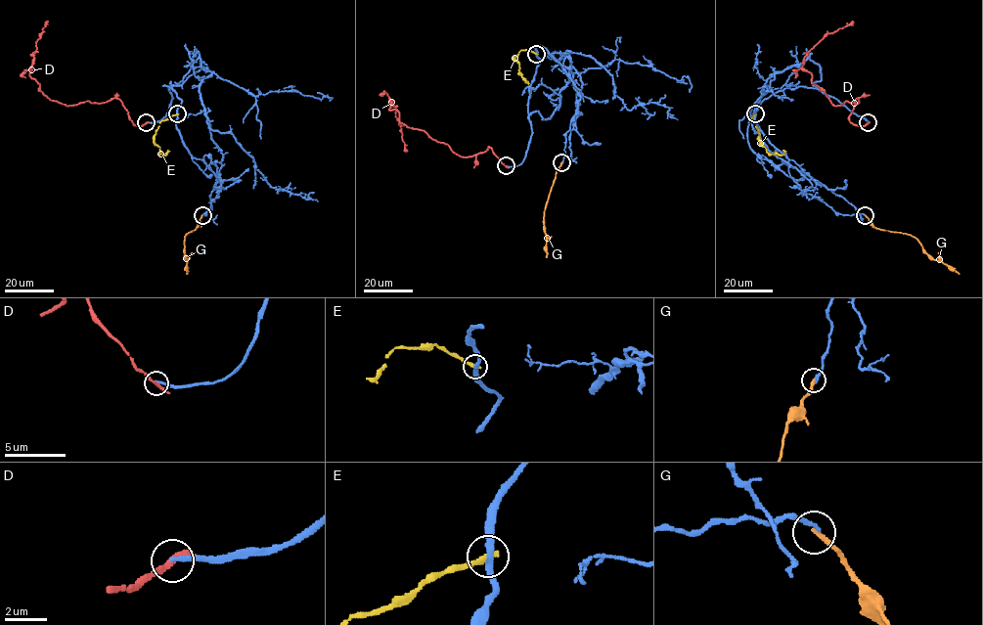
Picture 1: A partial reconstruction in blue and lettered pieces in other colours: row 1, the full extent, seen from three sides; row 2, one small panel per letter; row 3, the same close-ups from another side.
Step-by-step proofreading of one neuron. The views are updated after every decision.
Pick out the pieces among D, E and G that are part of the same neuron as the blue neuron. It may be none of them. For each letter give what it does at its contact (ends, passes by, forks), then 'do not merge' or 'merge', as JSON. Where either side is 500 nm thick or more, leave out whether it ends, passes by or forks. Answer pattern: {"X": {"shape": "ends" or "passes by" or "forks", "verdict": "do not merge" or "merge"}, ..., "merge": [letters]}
{"D": {"shape": "passes by", "verdict": "do not merge"}, "E": {"shape": "ends", "verdict": "do not merge"}, "G": {"shape": "ends", "verdict": "do not merge"}, "merge": []}

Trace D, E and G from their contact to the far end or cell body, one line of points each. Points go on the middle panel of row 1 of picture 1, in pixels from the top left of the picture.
D: (506, 166), (489, 147), (459, 156), (447, 144), (399, 121), (397, 110), (389, 110), (390, 101), (407, 151)
E: (536, 54), (521, 50), (513, 58), (519, 64), (519, 74), (529, 83)
G: (561, 163), (545, 211), (546, 257)

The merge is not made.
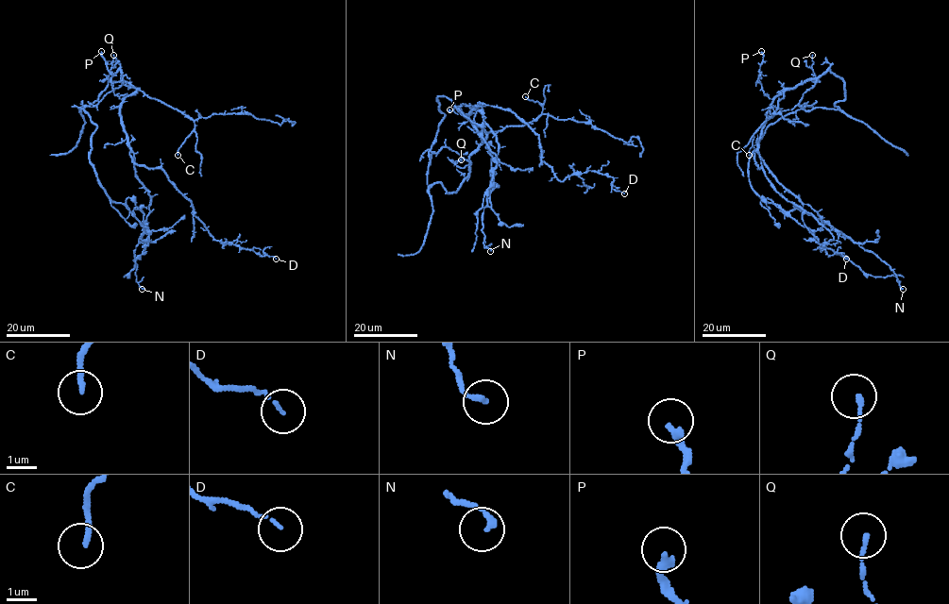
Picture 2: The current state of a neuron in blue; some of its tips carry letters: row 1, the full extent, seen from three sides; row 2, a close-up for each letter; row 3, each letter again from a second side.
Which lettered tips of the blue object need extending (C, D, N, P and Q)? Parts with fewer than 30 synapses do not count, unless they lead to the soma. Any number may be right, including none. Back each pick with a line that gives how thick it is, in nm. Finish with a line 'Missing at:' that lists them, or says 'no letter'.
Missing at: no letter

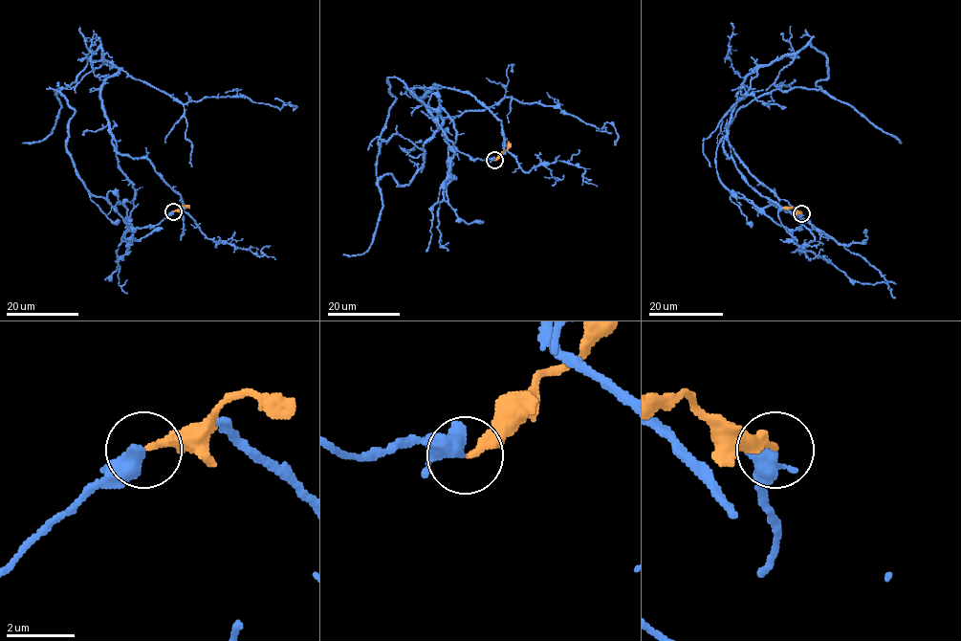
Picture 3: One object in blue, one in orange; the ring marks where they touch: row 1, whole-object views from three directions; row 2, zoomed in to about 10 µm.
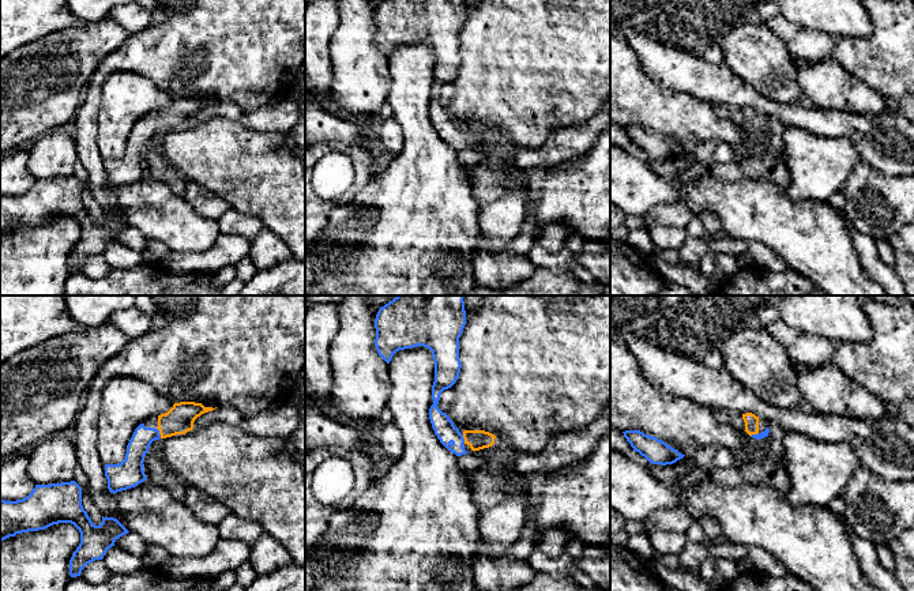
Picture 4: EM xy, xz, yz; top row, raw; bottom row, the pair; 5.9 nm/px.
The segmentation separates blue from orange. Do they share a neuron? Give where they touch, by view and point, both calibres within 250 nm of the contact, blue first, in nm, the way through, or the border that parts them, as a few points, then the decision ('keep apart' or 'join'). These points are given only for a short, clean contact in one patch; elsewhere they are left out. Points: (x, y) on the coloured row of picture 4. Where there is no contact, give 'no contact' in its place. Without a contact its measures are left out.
xy (158, 433) | 130/170 nm | across xy (132, 466), (136, 450), (158, 433), (179, 420) | join

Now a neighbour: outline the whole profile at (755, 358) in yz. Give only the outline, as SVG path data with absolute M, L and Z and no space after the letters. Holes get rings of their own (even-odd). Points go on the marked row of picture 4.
M759 324L755 328L734 332L719 351L723 357L723 365L731 376L768 404L781 409L797 409L806 404L797 388L794 361L786 347L767 332L766 325Z

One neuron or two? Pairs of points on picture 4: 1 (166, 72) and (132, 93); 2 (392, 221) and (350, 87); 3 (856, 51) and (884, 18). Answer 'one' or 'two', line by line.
1: two
2: two
3: one

